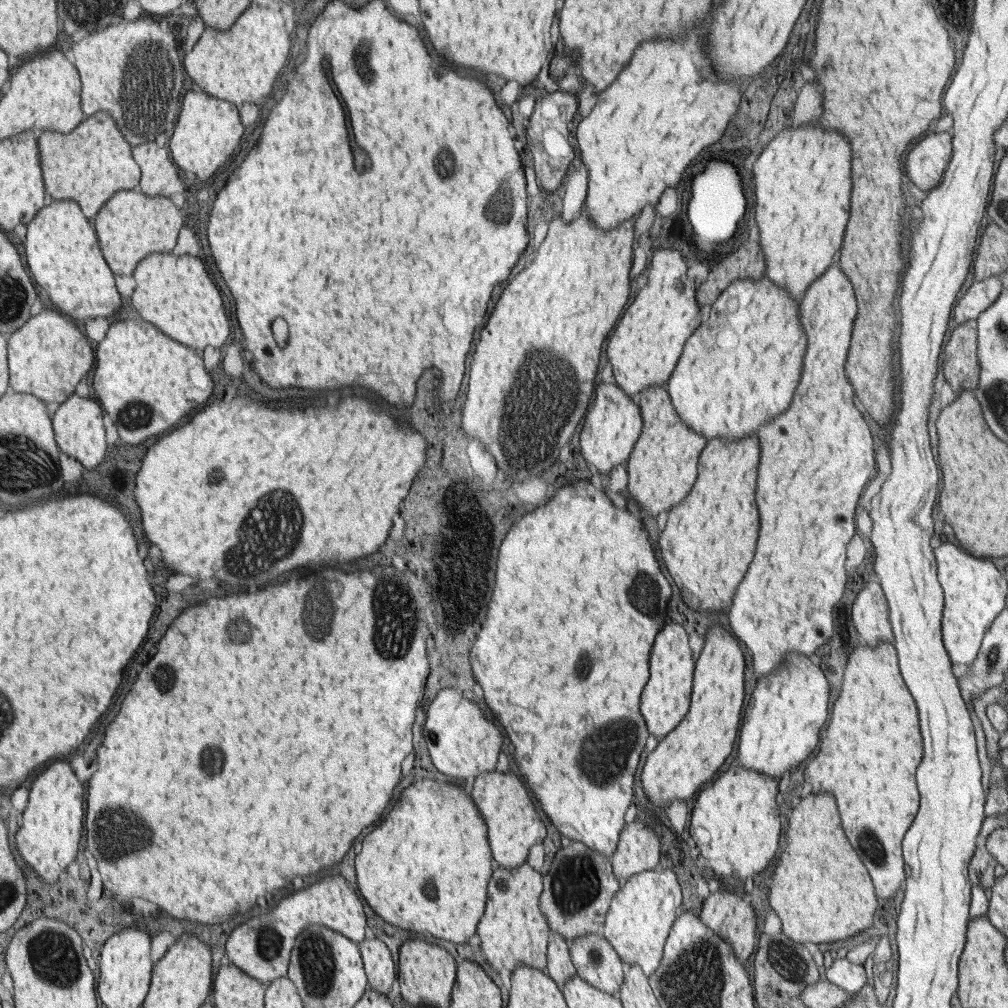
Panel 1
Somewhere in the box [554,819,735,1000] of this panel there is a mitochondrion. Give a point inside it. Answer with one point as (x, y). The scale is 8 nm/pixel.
(595, 957)

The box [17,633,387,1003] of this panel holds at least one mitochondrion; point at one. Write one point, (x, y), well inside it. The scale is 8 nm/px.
(52, 954)

